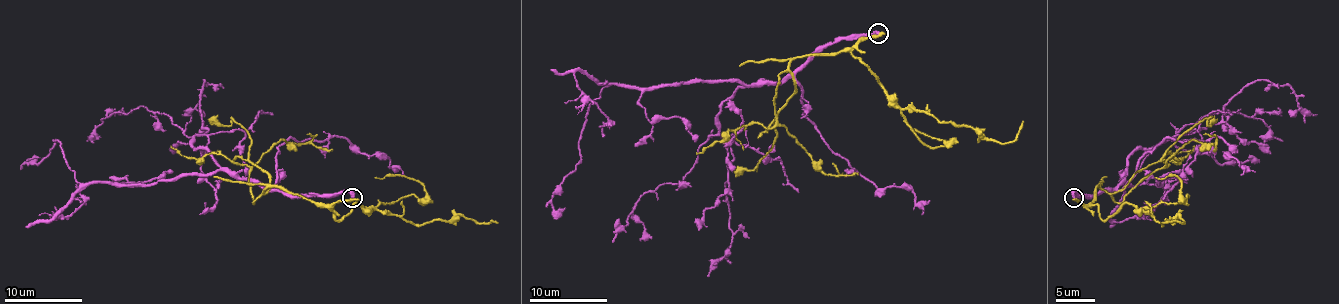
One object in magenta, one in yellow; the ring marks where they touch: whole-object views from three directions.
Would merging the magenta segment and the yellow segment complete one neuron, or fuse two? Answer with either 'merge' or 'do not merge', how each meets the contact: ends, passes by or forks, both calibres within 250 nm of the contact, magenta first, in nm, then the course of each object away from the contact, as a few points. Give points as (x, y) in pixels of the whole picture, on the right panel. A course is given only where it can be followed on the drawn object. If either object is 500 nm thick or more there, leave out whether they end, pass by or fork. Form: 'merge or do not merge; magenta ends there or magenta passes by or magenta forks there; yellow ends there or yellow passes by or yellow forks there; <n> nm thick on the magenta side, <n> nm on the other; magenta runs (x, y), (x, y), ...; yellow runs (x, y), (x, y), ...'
do not merge; magenta ends there; yellow ends there; 360 nm thick on the magenta side, 360 nm on the other; magenta runs (1074, 198), (1111, 190), (1125, 171), (1129, 184), (1142, 161), (1170, 139), (1199, 139), (1218, 163), (1248, 157); yellow runs (1074, 198), (1090, 204), (1097, 186), (1117, 202), (1193, 139), (1216, 143), (1215, 151)

